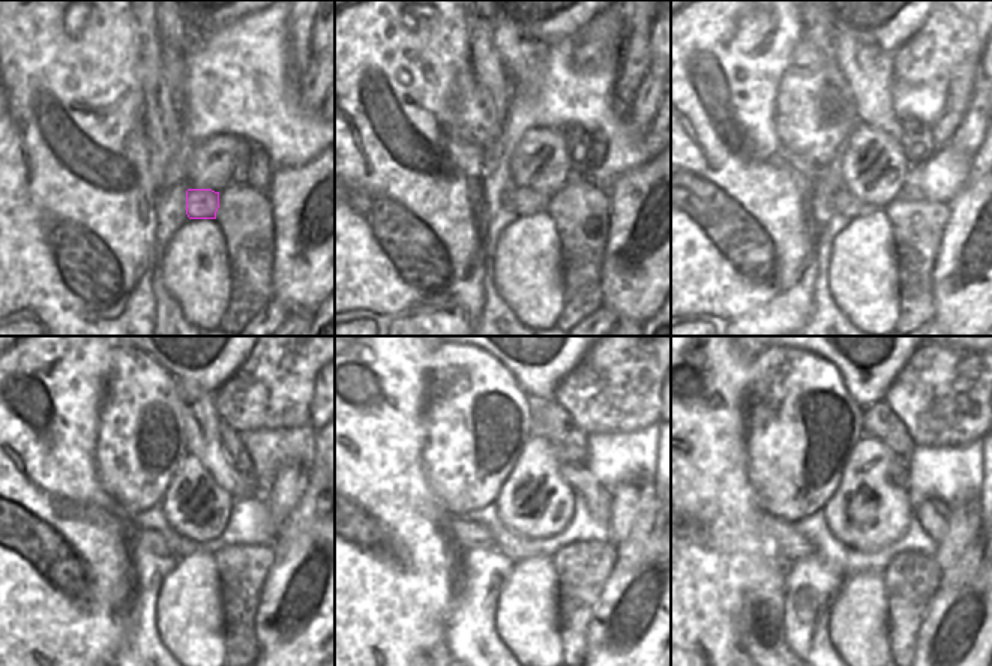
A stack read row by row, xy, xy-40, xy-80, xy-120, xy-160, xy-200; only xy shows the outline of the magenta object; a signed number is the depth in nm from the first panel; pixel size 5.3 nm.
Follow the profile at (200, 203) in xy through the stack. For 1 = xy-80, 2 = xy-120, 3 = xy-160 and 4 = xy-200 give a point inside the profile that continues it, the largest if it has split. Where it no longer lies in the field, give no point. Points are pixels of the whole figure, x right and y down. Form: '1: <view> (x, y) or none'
1: xy-80 (845, 204)
2: xy-120 (146, 539)
3: xy-160 (468, 536)
4: xy-200 (781, 539)

